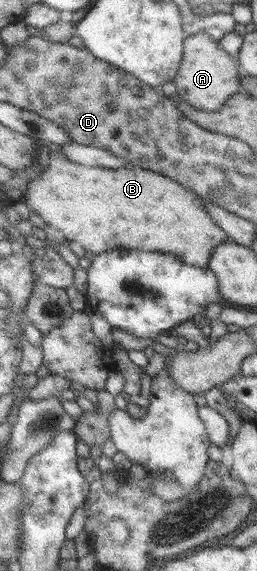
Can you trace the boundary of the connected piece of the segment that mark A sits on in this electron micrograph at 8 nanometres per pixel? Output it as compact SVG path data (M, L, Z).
M206 33L186 36L183 40L182 60L173 83L176 86L173 96L175 100L182 100L190 107L206 112L220 109L230 96L241 89L240 76L236 71L234 59L228 56Z

